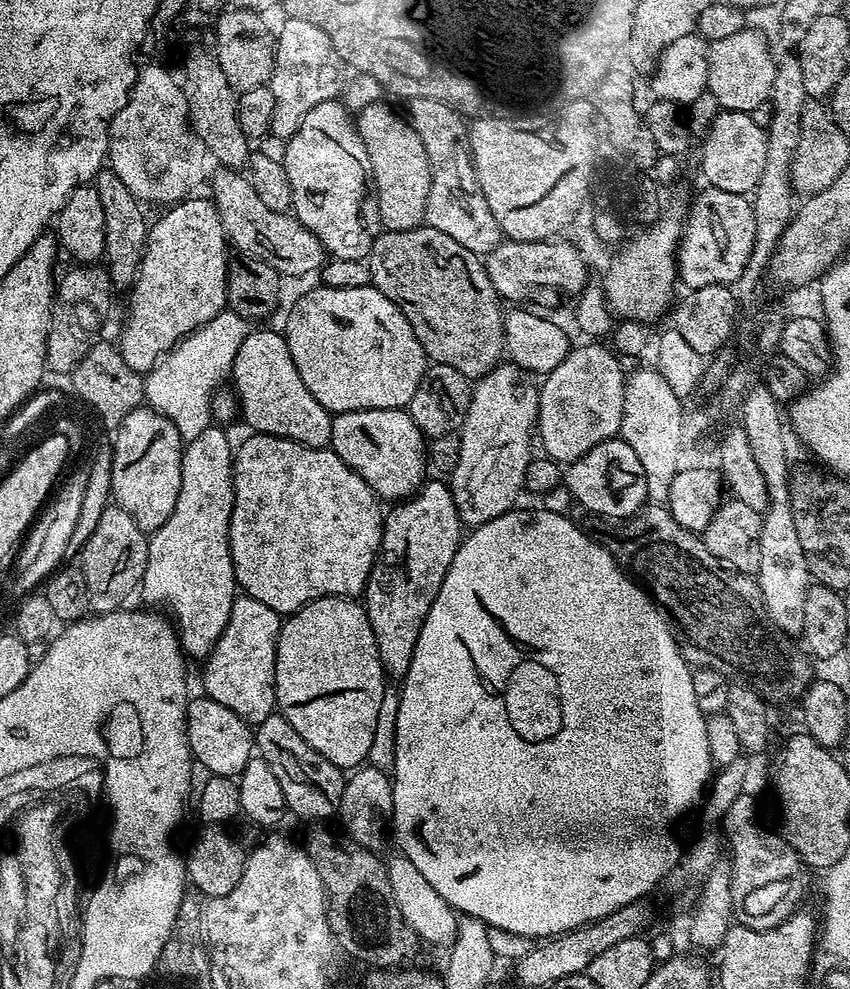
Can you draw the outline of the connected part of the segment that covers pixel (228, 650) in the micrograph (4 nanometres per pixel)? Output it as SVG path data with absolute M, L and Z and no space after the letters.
M243 594L237 595L230 610L230 622L203 661L203 695L222 702L226 710L234 710L250 726L262 723L277 711L276 647L282 623L281 613L270 610L262 602Z

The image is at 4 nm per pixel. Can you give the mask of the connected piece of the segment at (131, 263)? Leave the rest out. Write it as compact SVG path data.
M111 166L101 167L100 171L95 173L94 187L98 190L98 199L102 202L102 214L106 217L103 259L106 261L108 277L112 280L113 289L131 289L148 241L150 224L147 219L144 221L145 209L141 201L137 200L134 194L130 194L130 190L126 190L122 178L114 174Z

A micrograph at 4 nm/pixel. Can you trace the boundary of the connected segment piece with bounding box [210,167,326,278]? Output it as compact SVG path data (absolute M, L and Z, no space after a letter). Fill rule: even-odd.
M225 167L219 171L212 180L210 199L218 210L229 245L245 257L266 262L266 266L284 278L319 273L326 263L322 242L318 242L318 238L314 238L314 234L310 234L310 230L306 230L295 215L265 206L262 198L258 198L258 190L254 190L243 171Z

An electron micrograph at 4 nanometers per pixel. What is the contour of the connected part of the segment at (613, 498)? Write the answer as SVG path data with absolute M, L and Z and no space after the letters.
M619 438L599 442L592 450L569 463L562 480L573 501L583 504L586 512L596 518L632 516L645 507L648 500L642 462L638 462L638 454L630 450L628 443Z

